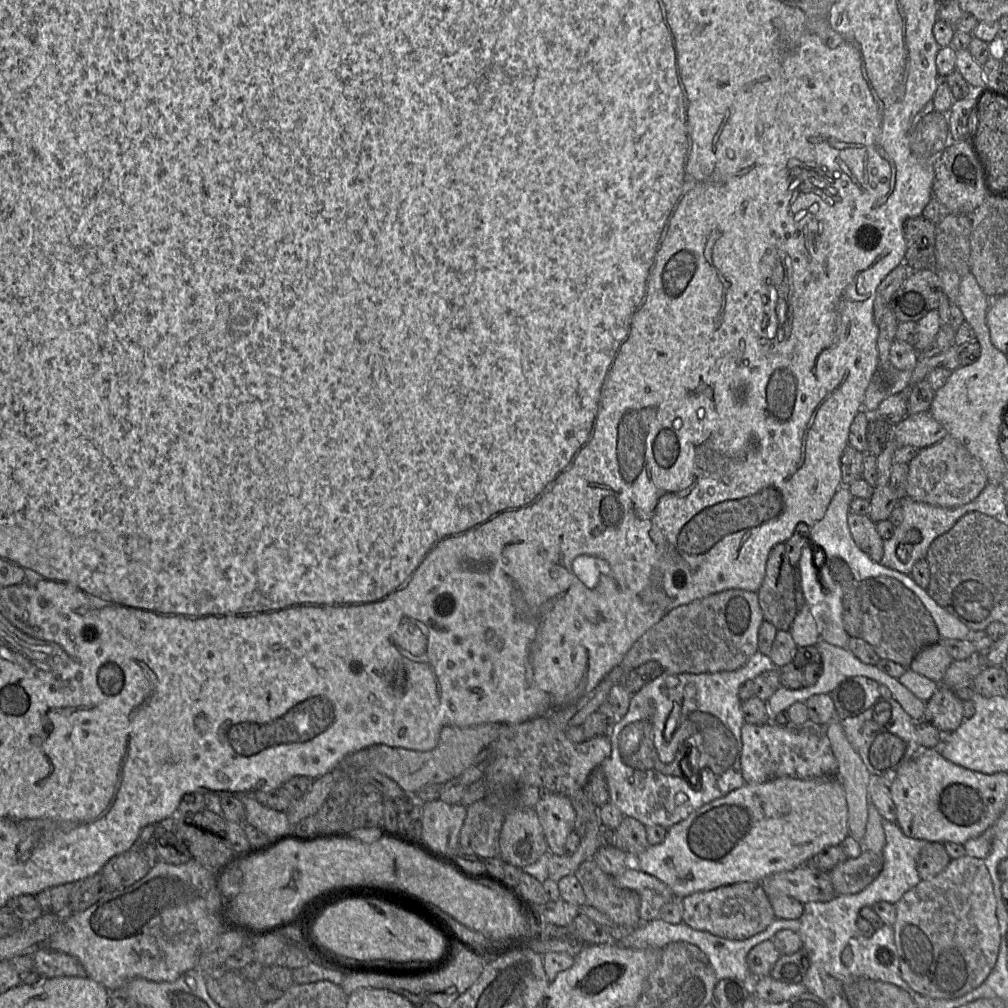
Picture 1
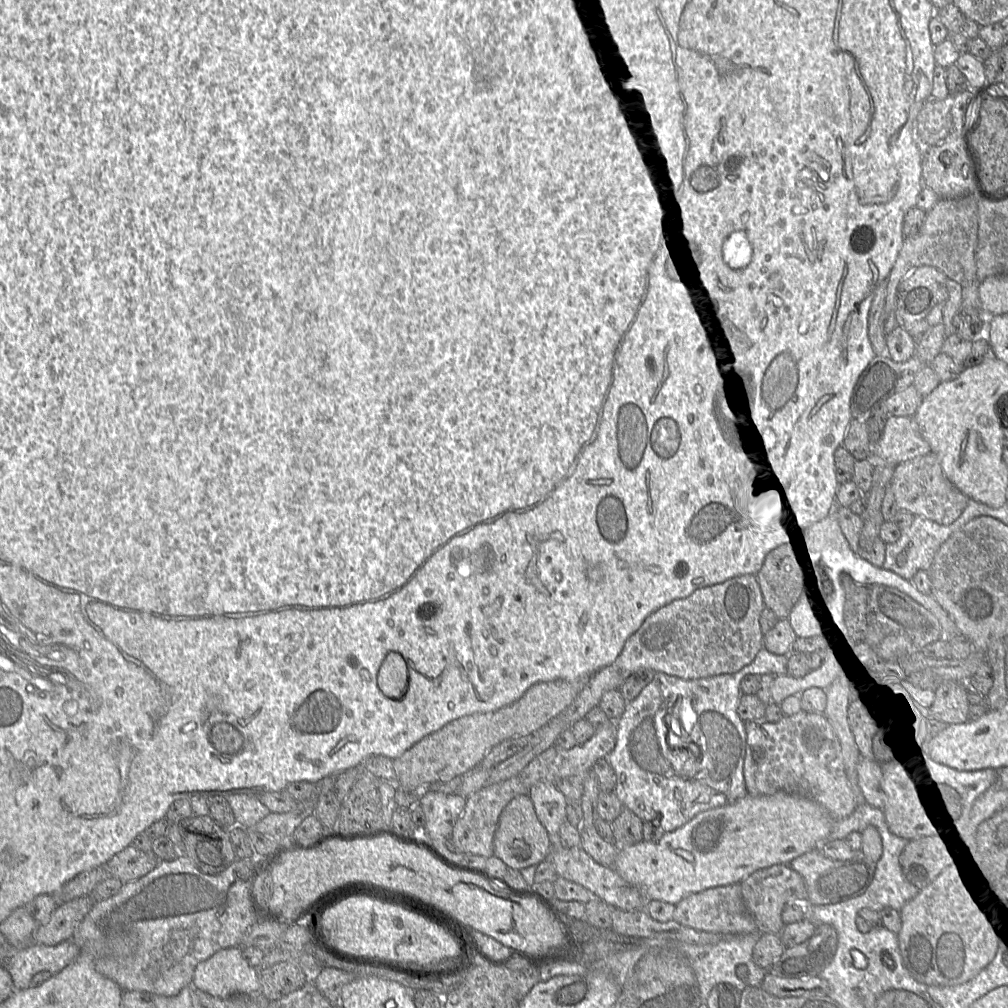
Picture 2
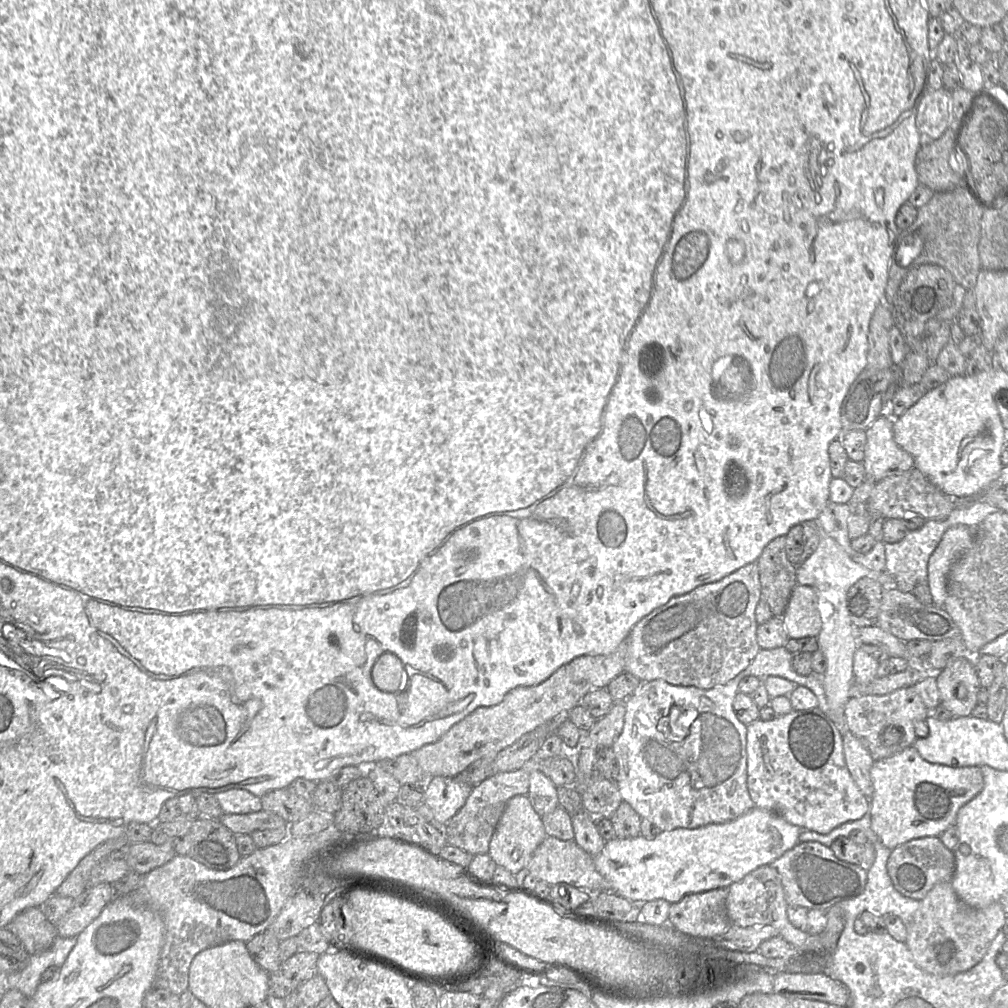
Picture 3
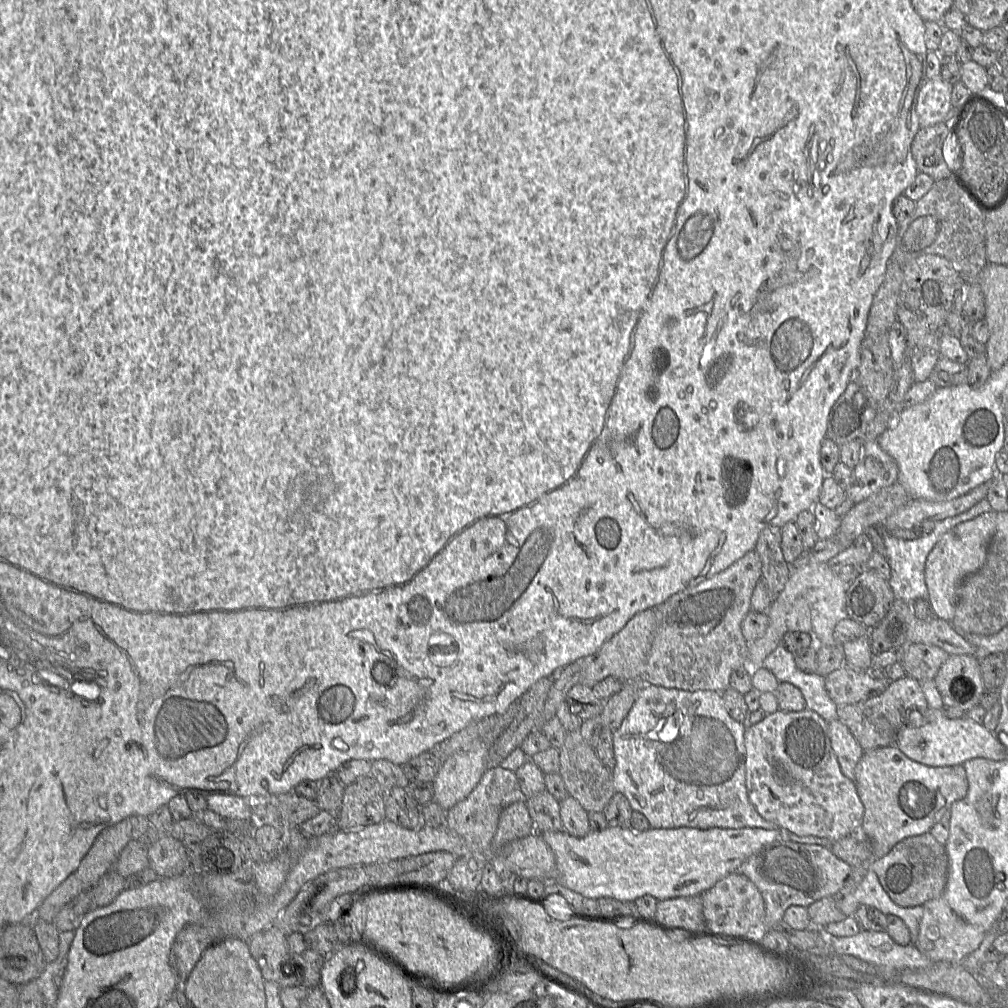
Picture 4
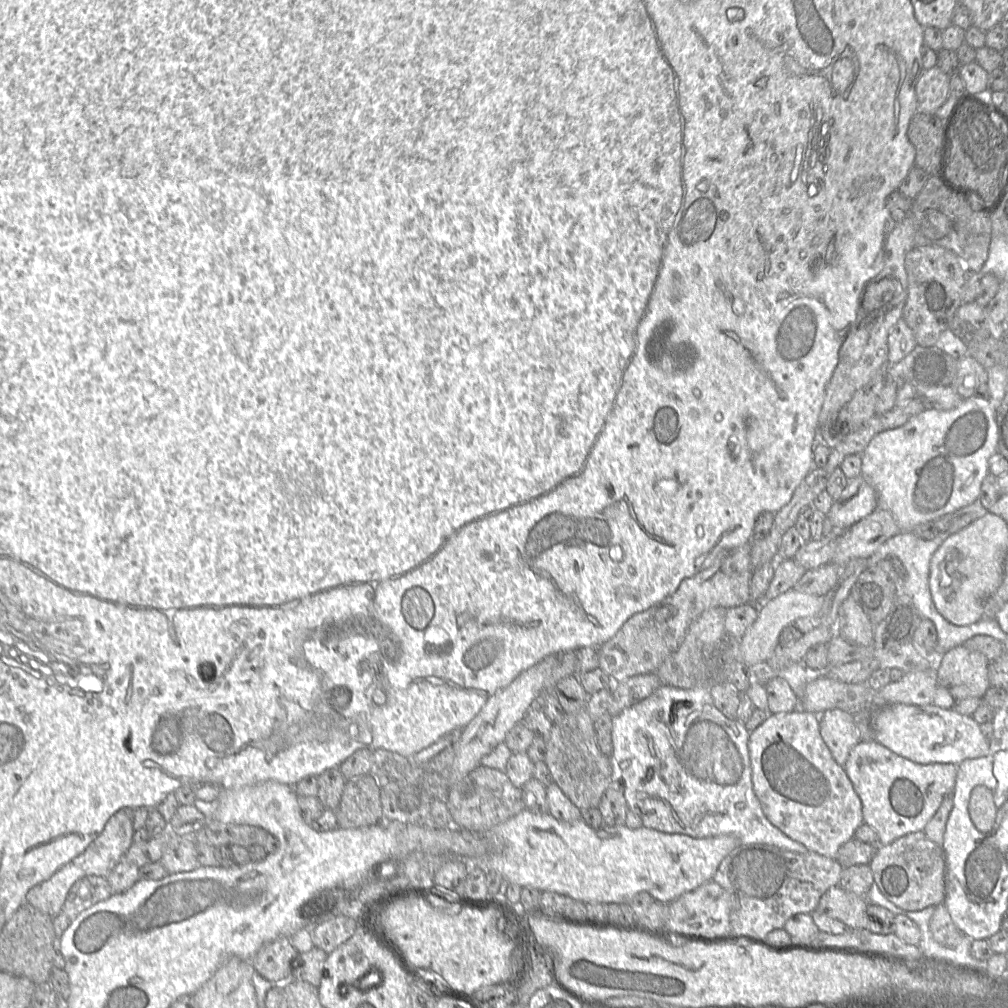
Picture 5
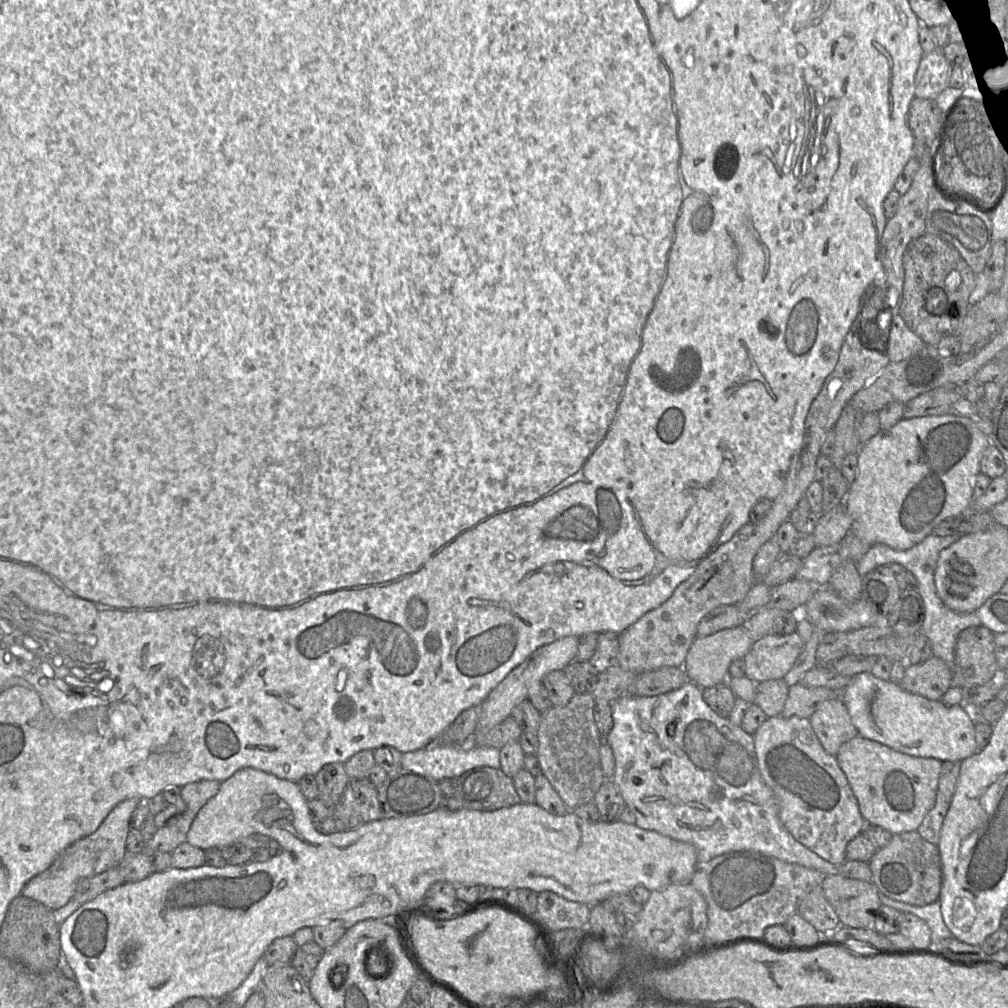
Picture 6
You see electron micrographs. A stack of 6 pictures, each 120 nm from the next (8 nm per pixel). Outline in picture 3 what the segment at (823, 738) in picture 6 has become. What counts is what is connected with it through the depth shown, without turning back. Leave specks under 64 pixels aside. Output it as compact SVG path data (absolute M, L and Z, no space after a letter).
M850 732L844 733L842 739L845 763L851 777L862 794L870 799L873 794L870 769L875 760L862 743Z

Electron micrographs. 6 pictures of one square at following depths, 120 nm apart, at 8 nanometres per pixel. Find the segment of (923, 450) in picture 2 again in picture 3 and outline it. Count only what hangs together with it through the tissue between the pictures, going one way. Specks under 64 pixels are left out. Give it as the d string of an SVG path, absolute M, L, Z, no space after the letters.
M880 415L866 429L866 447L863 465L867 479L878 482L914 467L913 457L903 450L893 437L892 417Z

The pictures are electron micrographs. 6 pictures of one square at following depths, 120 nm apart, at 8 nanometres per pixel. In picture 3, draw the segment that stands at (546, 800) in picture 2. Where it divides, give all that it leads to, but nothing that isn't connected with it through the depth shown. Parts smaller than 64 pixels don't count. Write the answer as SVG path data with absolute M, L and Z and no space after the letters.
M539 769L530 771L527 796L539 816L552 812L559 805L556 785Z

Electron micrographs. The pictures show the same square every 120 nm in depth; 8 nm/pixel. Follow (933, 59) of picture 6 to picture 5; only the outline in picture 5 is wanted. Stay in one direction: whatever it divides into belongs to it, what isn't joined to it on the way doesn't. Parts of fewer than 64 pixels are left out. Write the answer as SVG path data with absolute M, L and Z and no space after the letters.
M938 65L924 70L916 85L917 112L935 113L950 95L950 76Z

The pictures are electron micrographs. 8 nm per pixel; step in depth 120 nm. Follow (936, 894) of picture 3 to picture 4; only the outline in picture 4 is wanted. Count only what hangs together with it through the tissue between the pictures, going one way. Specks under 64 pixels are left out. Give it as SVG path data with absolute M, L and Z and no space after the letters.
M943 895L925 902L923 908L924 913L915 946L932 962L960 963L980 946L986 936L987 931L982 926L968 923L957 915Z

